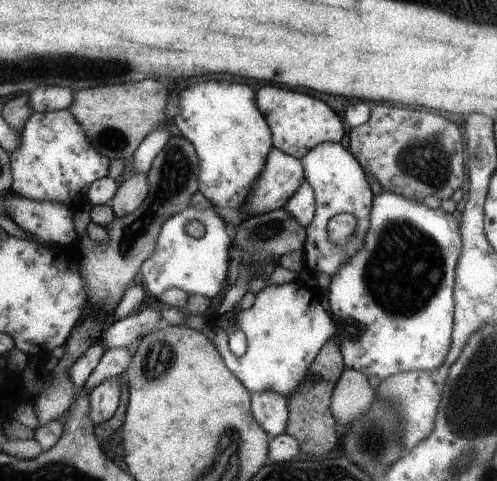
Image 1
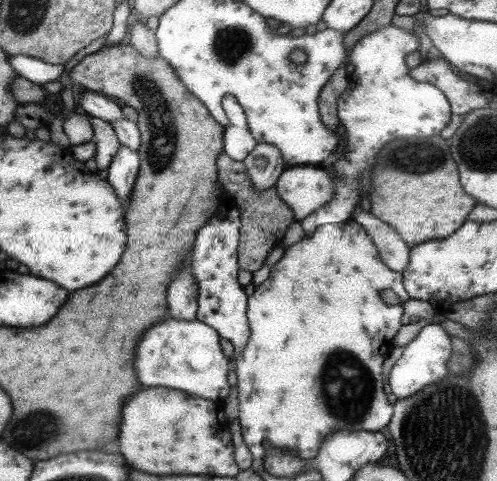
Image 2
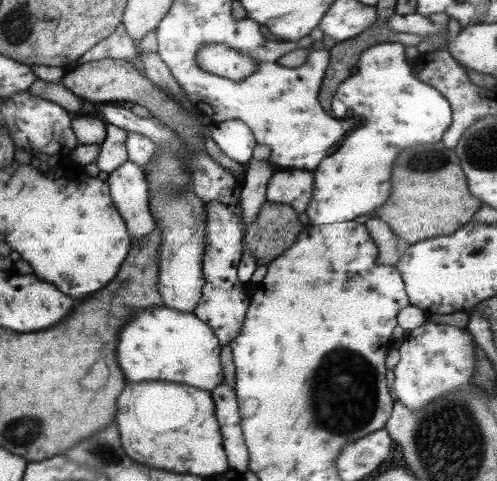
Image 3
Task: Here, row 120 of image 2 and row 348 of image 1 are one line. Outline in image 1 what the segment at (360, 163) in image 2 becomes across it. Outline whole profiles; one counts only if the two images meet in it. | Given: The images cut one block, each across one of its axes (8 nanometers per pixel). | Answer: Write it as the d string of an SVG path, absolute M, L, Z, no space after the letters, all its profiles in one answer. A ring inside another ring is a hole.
M383 190L373 198L369 210L369 228L365 232L361 250L339 266L339 272L331 276L331 284L327 288L331 304L329 314L341 328L337 342L347 370L357 370L367 378L373 374L387 380L393 374L417 370L431 372L439 368L447 350L451 348L455 266L461 250L463 240L459 220L453 214L443 212L441 208L431 210L417 200L389 190Z

